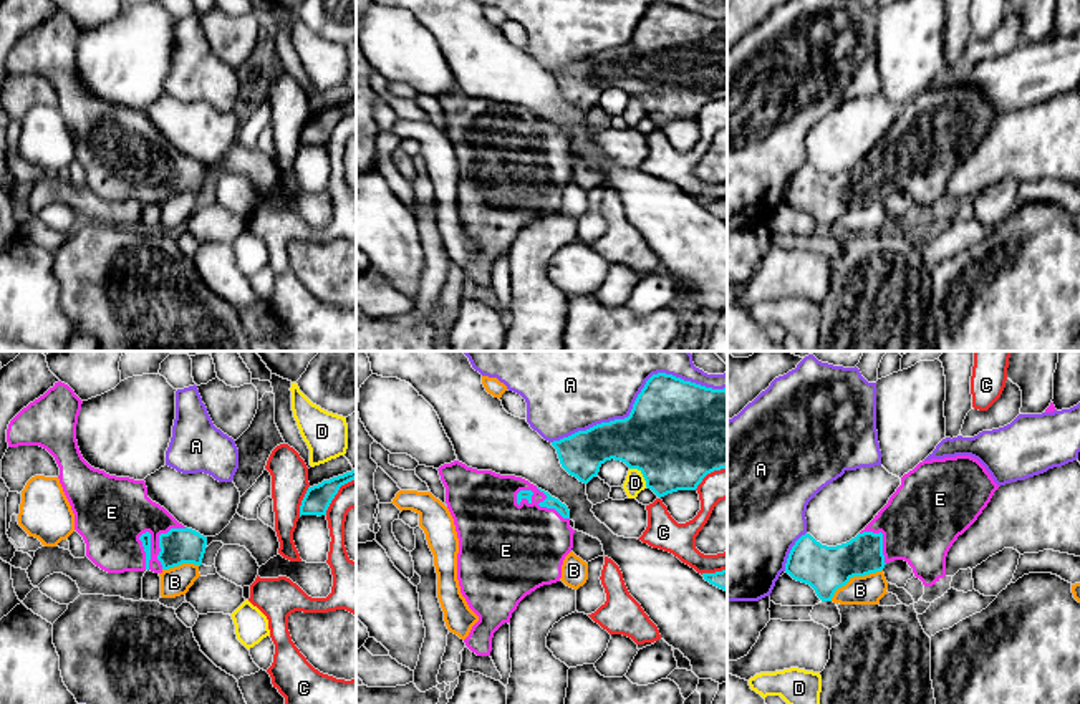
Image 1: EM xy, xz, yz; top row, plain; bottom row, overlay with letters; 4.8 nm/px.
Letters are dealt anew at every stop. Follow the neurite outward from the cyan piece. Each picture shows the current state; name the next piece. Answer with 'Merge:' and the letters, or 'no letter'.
Merge: E

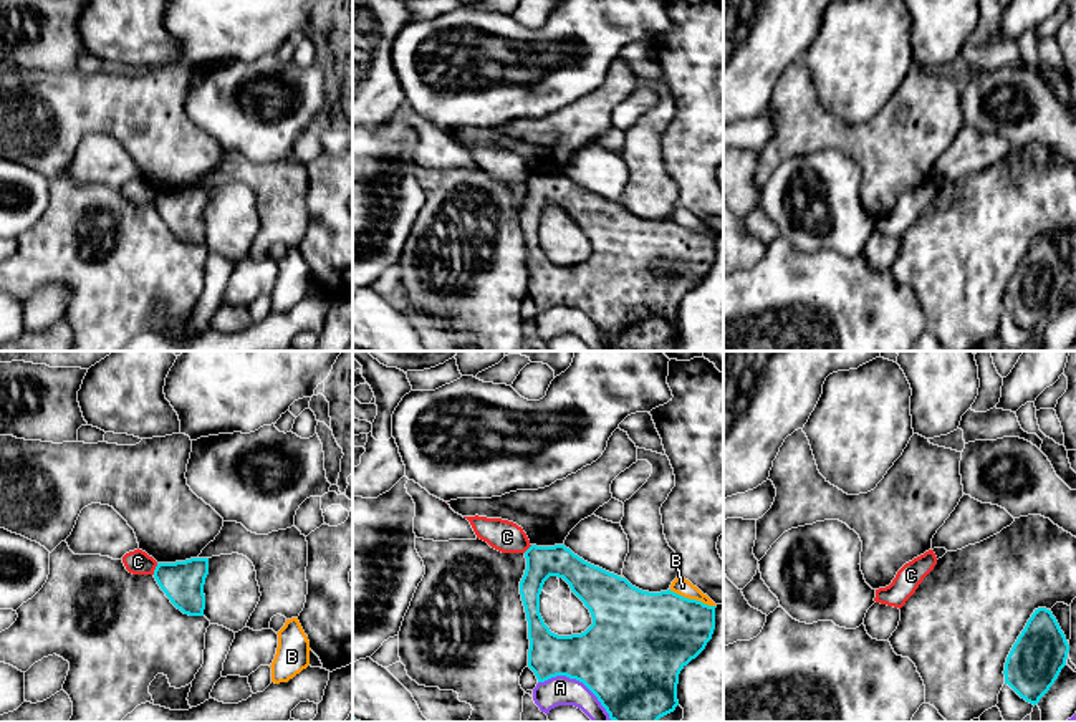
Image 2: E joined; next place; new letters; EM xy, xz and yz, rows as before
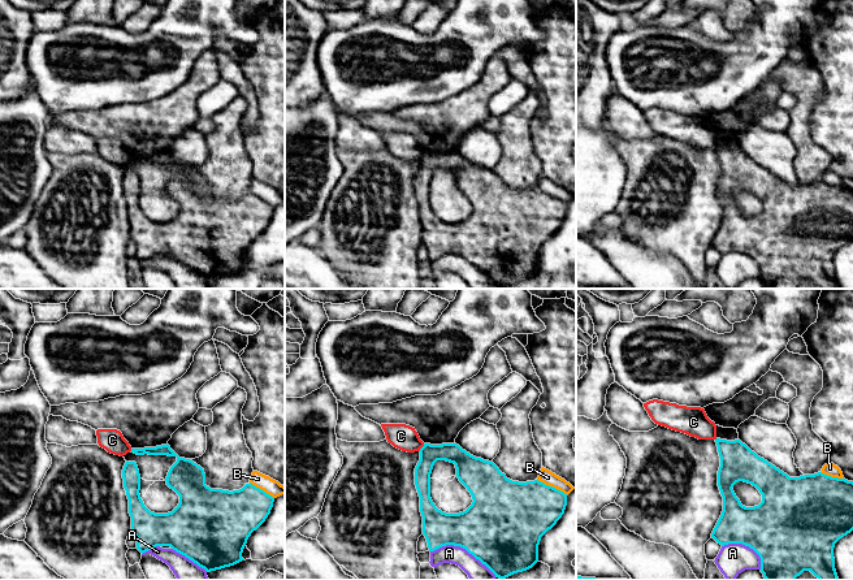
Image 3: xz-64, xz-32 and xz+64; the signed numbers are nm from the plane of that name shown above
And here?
Merge: no letter

